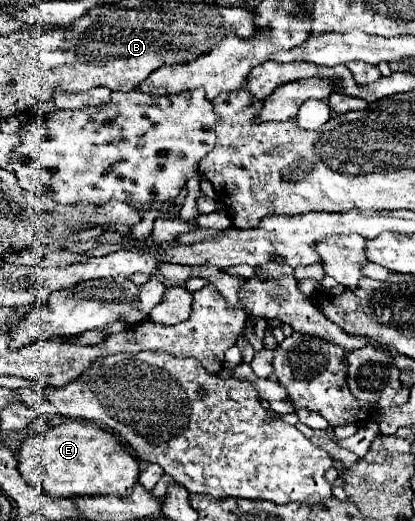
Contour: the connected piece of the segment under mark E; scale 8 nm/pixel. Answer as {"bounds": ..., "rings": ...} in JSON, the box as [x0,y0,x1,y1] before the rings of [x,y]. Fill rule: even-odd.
{"bounds":[17,421,139,499],"rings":[[[65,421],[49,431],[27,438],[17,453],[17,471],[31,487],[39,483],[51,499],[59,497],[95,497],[95,495],[131,495],[139,477],[139,461],[127,453],[119,439],[91,423]]]}

